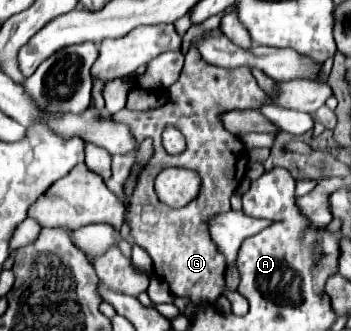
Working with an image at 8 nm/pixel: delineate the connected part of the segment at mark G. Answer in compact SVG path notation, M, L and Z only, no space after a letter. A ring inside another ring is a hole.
M196 45L188 47L182 75L168 89L168 93L170 101L158 109L122 109L112 117L116 123L130 125L138 143L146 137L154 139L154 157L140 173L130 201L132 209L126 213L126 219L130 221L134 243L146 249L152 257L154 275L164 279L176 297L190 297L196 305L214 305L226 287L226 257L218 251L208 227L214 215L226 213L230 209L230 197L246 175L246 167L250 161L248 149L244 147L240 137L224 129L222 115L234 109L262 109L272 101L268 101L268 95L264 95L264 91L258 87L248 67L222 69L210 65L200 57ZM166 125L174 125L186 137L186 151L180 155L170 155L170 167L188 167L198 171L202 177L200 197L182 209L172 209L164 205L154 191L156 175L168 167L168 153L162 147L162 131L166 129Z

